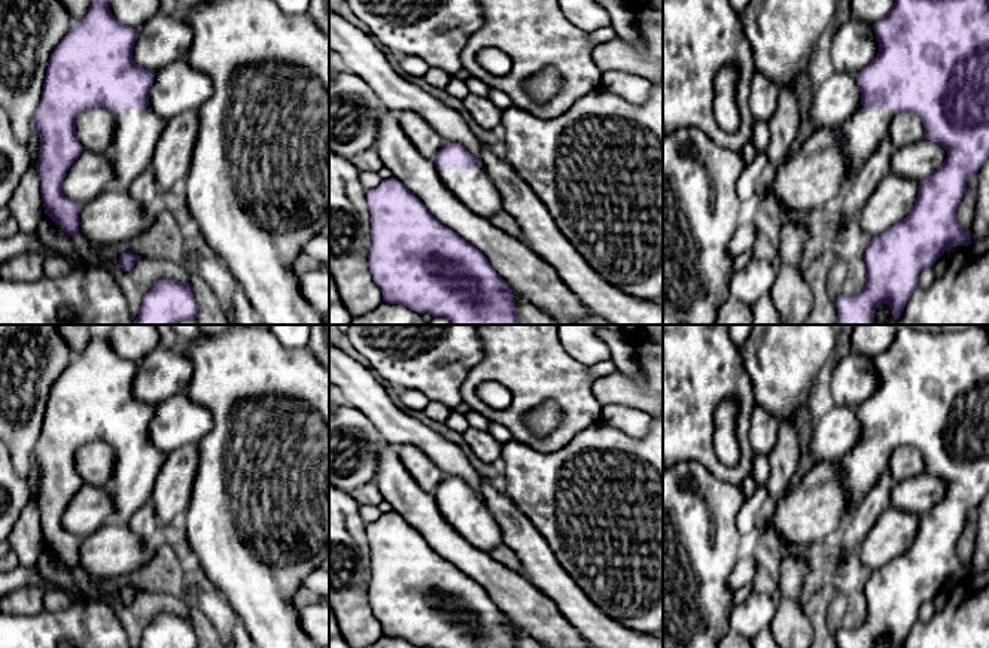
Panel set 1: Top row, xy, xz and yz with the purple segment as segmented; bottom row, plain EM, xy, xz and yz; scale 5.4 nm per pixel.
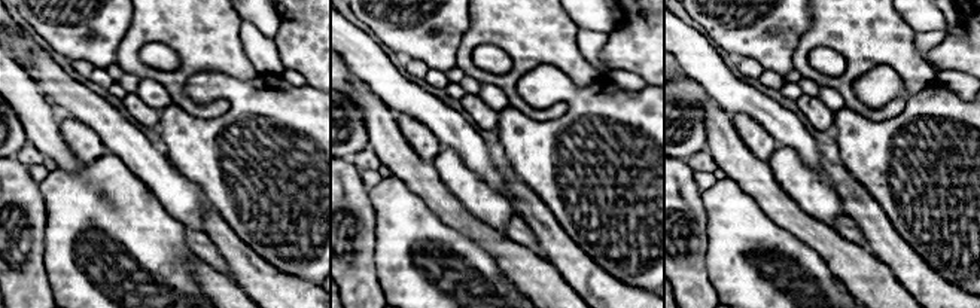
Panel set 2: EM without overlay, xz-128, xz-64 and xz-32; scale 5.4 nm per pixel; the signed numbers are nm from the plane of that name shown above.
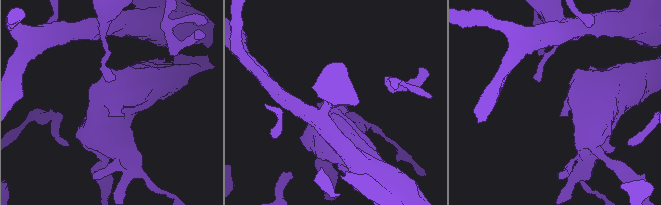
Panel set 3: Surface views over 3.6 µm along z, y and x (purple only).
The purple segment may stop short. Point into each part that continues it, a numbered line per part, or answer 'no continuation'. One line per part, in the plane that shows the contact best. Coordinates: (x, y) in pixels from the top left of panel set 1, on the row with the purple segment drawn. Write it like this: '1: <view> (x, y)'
1: xz (472, 188)

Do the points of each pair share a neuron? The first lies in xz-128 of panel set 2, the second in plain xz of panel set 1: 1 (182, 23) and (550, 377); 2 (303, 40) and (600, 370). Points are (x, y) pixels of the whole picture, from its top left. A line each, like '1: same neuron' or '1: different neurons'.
1: same neuron
2: different neurons

